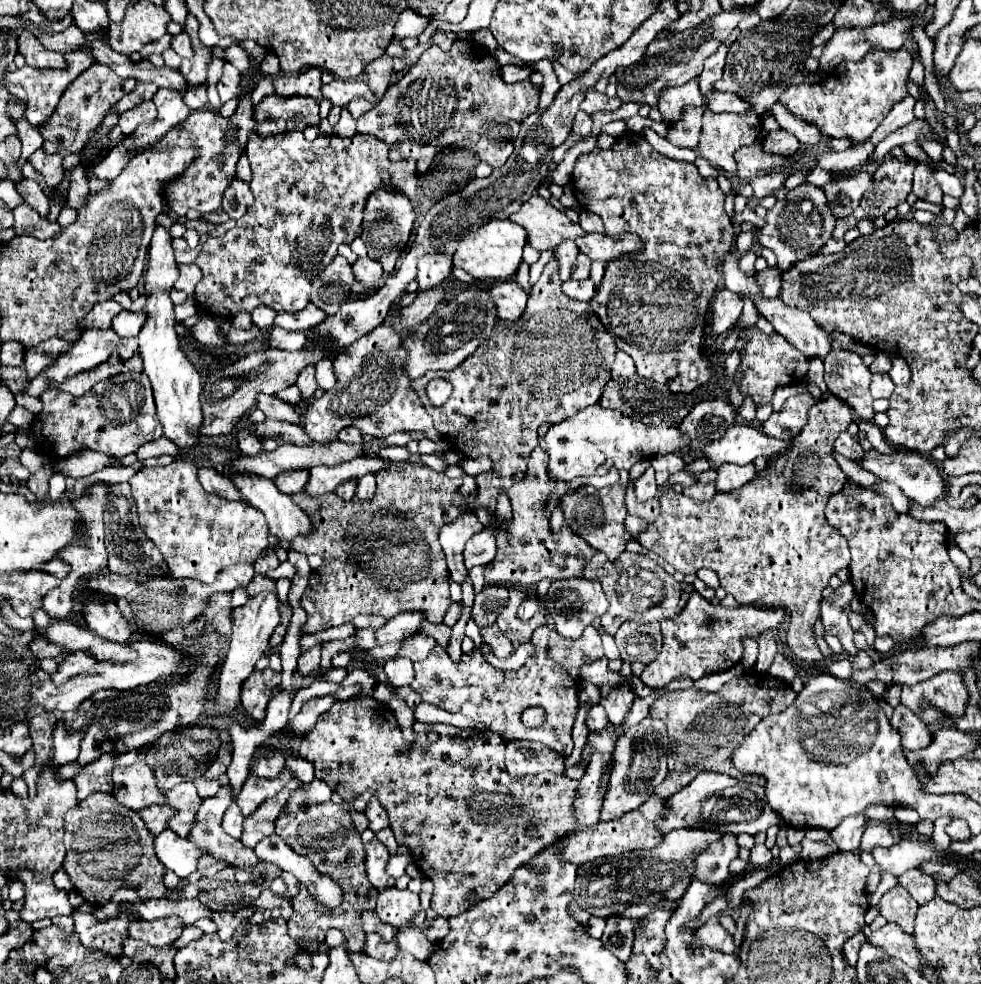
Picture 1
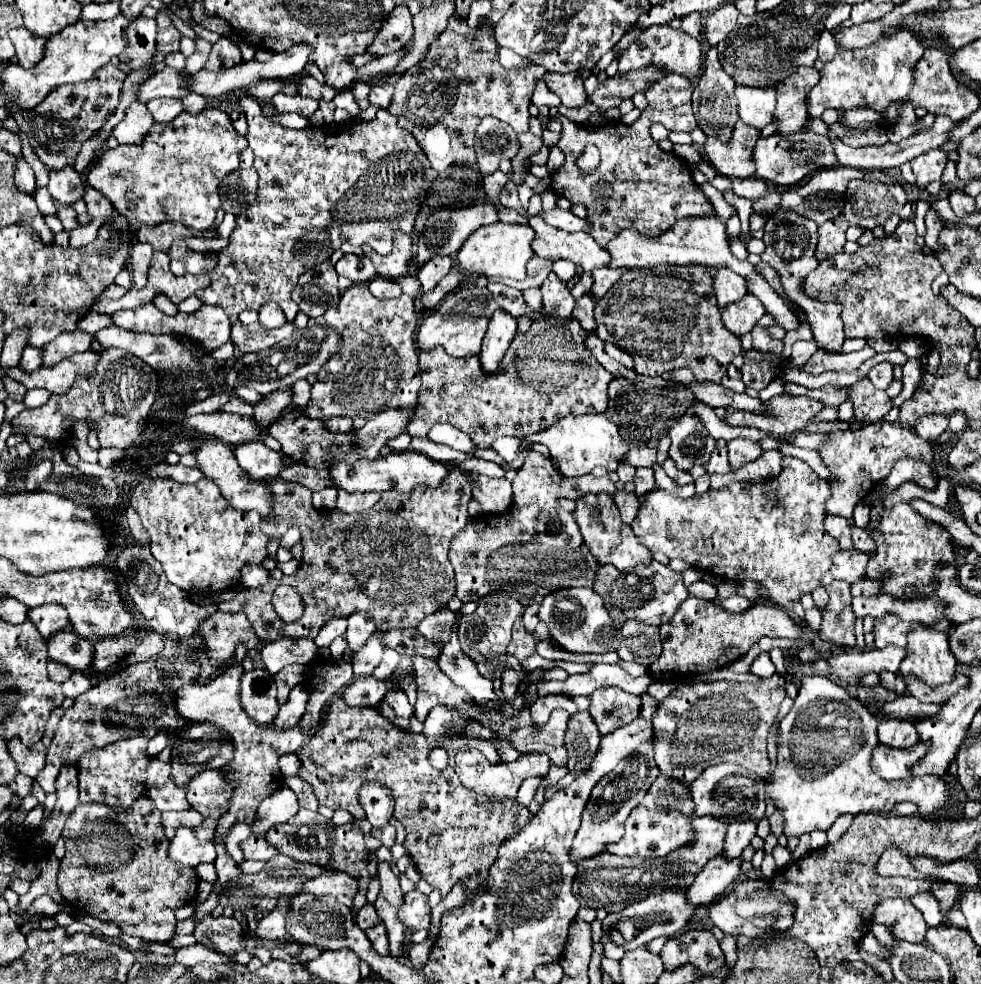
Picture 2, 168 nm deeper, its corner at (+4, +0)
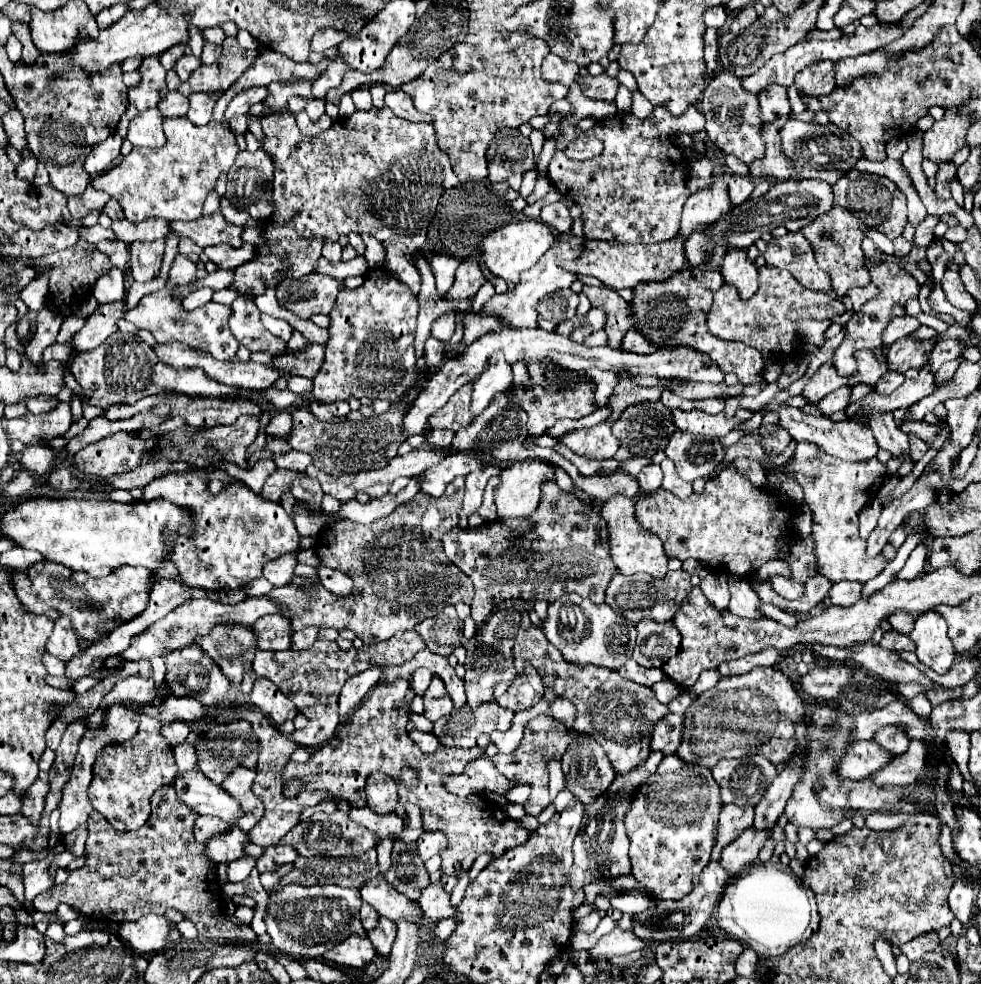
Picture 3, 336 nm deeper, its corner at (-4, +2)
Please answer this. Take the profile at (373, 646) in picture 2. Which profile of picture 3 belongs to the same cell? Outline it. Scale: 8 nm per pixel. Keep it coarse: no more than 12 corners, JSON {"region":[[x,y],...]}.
{"region":[[380,666],[354,674],[340,692],[340,716],[360,706],[382,676]]}

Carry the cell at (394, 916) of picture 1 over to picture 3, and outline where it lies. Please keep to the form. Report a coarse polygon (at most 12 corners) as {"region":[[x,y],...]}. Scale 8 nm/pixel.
{"region":[[440,882],[424,888],[418,904],[438,922],[456,914]]}

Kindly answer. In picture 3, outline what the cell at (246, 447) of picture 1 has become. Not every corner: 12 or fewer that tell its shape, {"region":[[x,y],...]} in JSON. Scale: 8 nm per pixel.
{"region":[[306,452],[274,454],[278,468],[304,472],[312,464]]}

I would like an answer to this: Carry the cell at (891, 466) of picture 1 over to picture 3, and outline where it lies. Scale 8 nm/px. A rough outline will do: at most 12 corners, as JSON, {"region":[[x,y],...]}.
{"region":[[798,442],[784,470],[812,510],[814,556],[832,582],[864,584],[866,560],[858,512],[886,476],[878,458],[838,460]]}

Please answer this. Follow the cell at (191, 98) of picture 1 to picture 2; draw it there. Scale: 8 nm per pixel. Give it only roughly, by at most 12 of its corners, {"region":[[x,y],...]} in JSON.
{"region":[[200,94],[182,98],[184,110],[200,114],[206,108],[206,98]]}

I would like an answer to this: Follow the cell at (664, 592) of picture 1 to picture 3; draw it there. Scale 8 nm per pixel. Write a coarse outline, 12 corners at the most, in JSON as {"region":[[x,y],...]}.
{"region":[[616,574],[606,604],[630,622],[670,622],[690,574]]}

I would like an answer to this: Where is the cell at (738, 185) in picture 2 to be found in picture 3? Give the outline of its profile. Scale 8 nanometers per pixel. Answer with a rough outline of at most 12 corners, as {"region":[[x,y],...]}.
{"region":[[732,176],[728,194],[742,204],[754,190],[750,176]]}

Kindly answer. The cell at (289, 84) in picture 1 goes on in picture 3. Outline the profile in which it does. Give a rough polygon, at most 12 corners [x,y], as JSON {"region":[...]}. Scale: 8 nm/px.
{"region":[[266,86],[246,88],[228,104],[224,118],[248,114],[252,104],[266,100]]}

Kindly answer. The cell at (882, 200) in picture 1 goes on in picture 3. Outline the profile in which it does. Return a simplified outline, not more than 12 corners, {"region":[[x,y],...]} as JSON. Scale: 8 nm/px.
{"region":[[850,170],[802,228],[836,296],[868,286],[864,230],[902,234],[906,196]]}

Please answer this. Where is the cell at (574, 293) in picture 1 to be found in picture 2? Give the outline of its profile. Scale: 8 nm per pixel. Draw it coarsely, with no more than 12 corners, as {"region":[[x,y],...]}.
{"region":[[550,274],[542,284],[544,310],[570,316],[574,298],[566,282]]}

